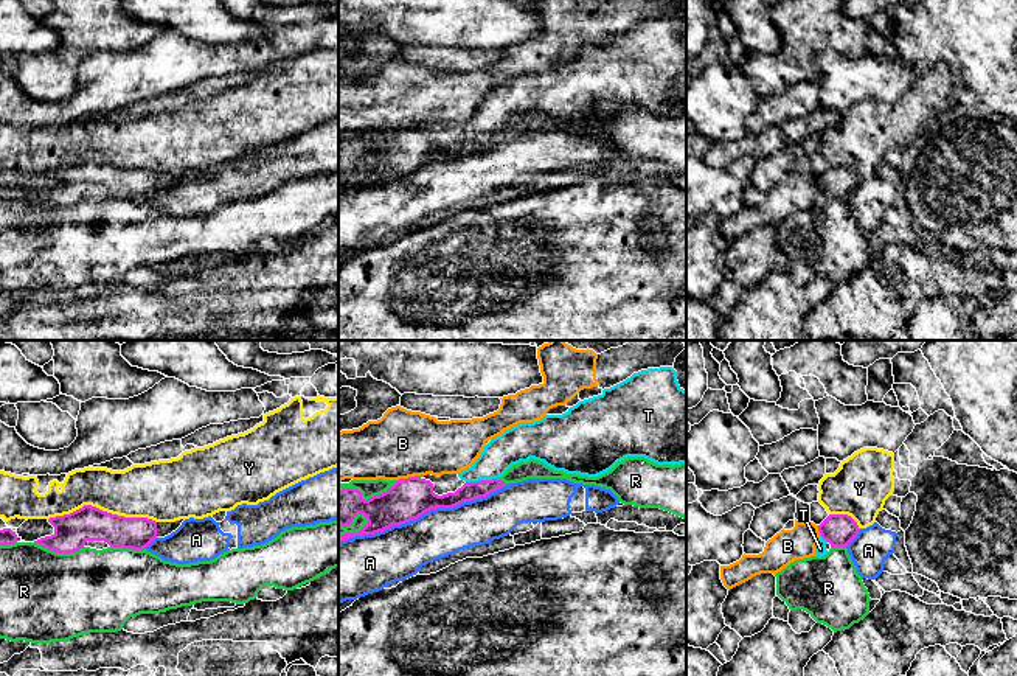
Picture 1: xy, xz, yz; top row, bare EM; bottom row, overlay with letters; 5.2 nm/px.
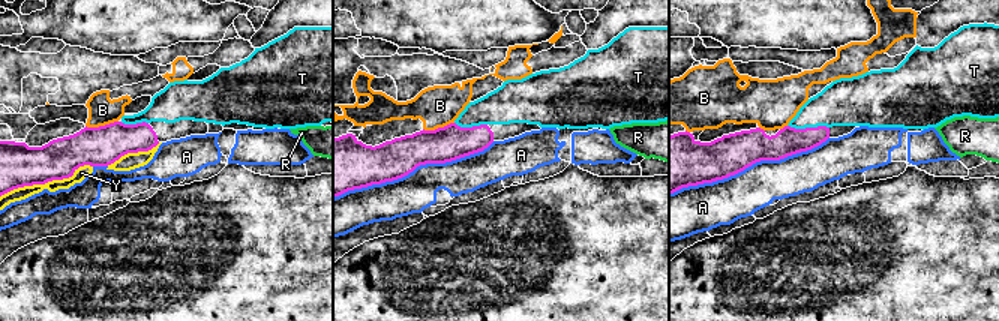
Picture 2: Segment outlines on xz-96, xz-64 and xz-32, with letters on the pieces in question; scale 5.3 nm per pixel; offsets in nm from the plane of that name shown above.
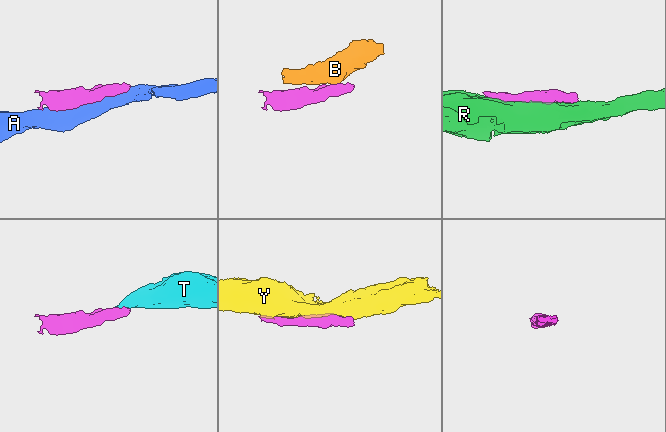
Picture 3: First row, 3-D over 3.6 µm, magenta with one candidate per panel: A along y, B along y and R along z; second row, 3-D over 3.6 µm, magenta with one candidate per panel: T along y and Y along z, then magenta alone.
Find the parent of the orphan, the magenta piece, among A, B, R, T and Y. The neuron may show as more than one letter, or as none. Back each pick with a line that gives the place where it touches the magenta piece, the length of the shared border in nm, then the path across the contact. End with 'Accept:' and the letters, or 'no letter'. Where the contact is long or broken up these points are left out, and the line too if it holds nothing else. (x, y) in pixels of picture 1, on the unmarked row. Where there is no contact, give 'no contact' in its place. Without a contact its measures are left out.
T: meets magenta in xz at (482, 132); contact 170 nm long; runs through xz (469, 143), (482, 132), (514, 97)
Accept: T

